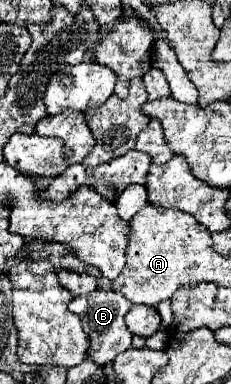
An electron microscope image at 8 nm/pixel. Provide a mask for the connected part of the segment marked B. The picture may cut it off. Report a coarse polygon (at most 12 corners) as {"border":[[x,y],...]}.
{"border":[[94,289],[68,305],[92,339],[88,353],[106,365],[130,349],[124,315],[132,303]]}

